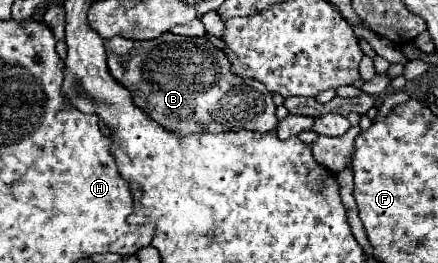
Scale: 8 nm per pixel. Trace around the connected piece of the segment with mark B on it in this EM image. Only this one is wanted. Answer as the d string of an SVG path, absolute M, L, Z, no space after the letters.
M165 32L153 40L127 40L115 36L105 40L107 62L113 78L129 86L133 102L167 130L179 134L253 130L269 132L279 120L271 92L253 78L233 74L225 52L205 36L179 36Z

